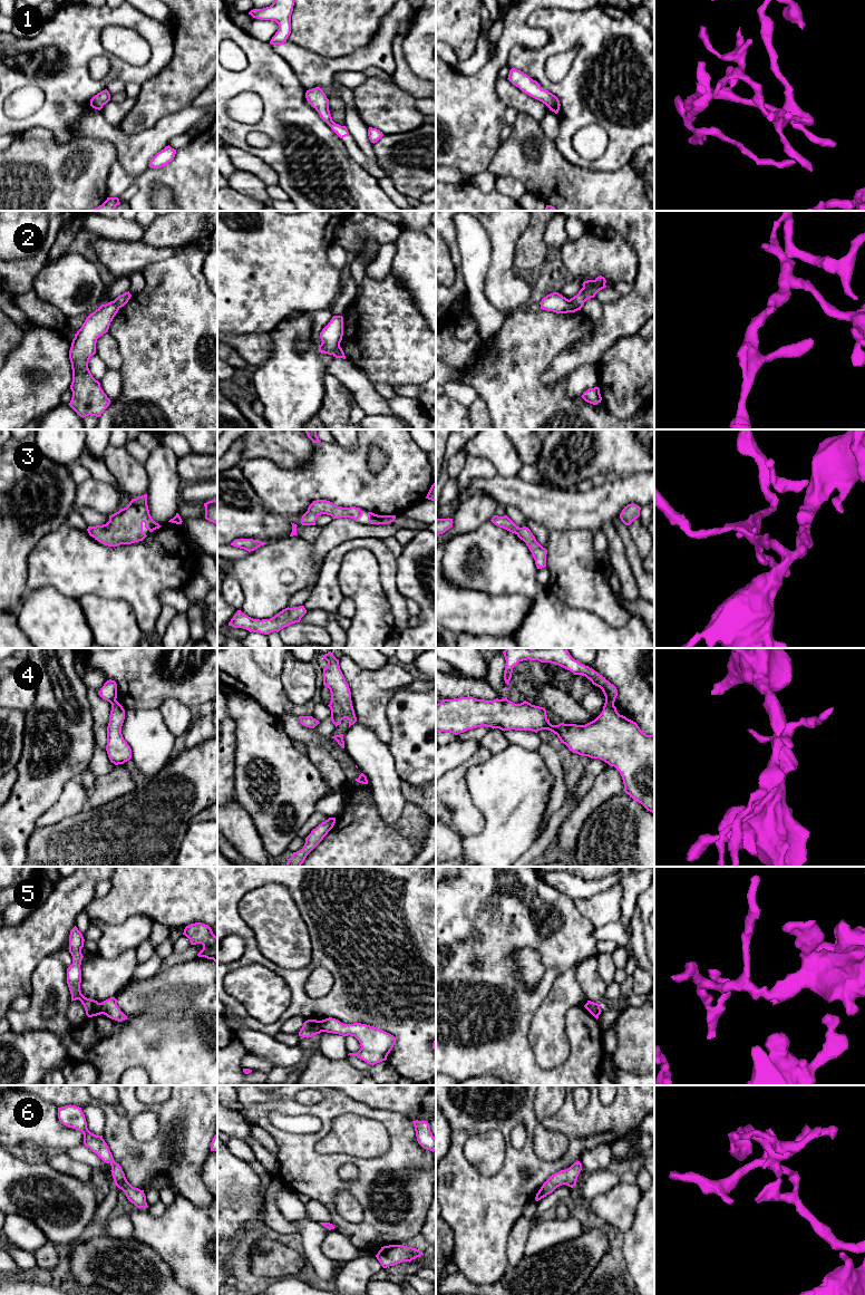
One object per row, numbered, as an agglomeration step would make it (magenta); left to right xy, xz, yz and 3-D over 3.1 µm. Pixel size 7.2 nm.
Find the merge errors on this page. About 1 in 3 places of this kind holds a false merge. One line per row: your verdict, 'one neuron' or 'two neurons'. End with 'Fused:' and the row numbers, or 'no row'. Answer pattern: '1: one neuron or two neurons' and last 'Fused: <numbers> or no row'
1: one neuron
2: two neurons
3: one neuron
4: two neurons
5: two neurons
6: one neuron
Fused: 2, 4, 5

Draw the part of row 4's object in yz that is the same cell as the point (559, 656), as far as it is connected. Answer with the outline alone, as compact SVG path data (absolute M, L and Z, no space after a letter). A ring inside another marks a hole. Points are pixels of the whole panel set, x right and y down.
M506 648L503 654L506 660L504 680L507 685L509 685L513 668L519 661L529 659L555 664L572 671L574 675L585 676L593 685L602 689L605 700L612 704L614 704L618 696L618 689L613 684L594 669L573 659L567 648Z

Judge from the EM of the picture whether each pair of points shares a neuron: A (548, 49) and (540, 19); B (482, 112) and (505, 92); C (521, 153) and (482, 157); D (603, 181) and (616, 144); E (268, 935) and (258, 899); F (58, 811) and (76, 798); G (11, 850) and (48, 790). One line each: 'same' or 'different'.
A: same
B: different
C: different
D: different
E: same
F: same
G: same

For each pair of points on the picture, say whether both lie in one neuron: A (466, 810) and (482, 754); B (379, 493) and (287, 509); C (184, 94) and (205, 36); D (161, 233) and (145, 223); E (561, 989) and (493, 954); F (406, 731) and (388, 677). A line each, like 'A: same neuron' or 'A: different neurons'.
A: same neuron
B: same neuron
C: same neuron
D: different neurons
E: different neurons
F: different neurons

